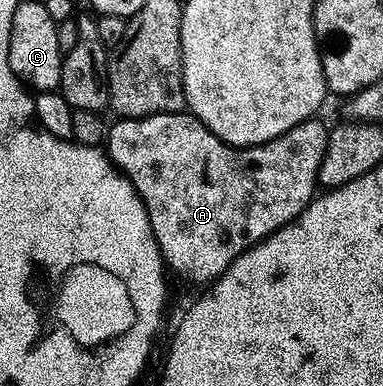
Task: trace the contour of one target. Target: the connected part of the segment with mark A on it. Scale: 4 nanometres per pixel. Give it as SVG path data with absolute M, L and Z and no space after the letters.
M189 111L153 113L150 117L115 120L115 125L113 122L109 126L105 148L110 160L142 196L163 262L190 281L210 283L245 249L251 249L289 221L295 221L314 200L319 188L320 163L330 138L328 125L318 120L300 123L263 145L239 147L224 143Z

